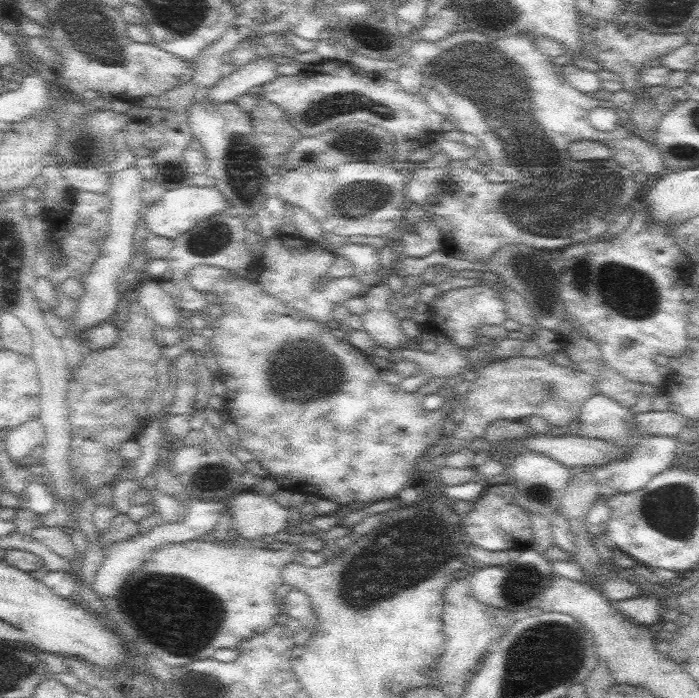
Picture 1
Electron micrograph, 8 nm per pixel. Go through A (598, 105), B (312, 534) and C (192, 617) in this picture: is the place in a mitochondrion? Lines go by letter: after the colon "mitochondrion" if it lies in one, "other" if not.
A: other
B: other
C: mitochondrion

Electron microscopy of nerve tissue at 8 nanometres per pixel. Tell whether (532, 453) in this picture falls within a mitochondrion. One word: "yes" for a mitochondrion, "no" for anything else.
no

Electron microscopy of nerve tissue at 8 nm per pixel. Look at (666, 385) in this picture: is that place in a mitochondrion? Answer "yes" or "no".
no

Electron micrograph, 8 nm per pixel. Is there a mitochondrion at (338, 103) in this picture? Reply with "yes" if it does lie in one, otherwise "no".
yes

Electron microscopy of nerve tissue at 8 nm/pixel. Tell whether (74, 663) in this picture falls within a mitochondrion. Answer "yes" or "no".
no

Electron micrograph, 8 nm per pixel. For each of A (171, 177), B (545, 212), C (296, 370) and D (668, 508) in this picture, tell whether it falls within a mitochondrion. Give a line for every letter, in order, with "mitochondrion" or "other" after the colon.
A: other
B: mitochondrion
C: mitochondrion
D: mitochondrion

